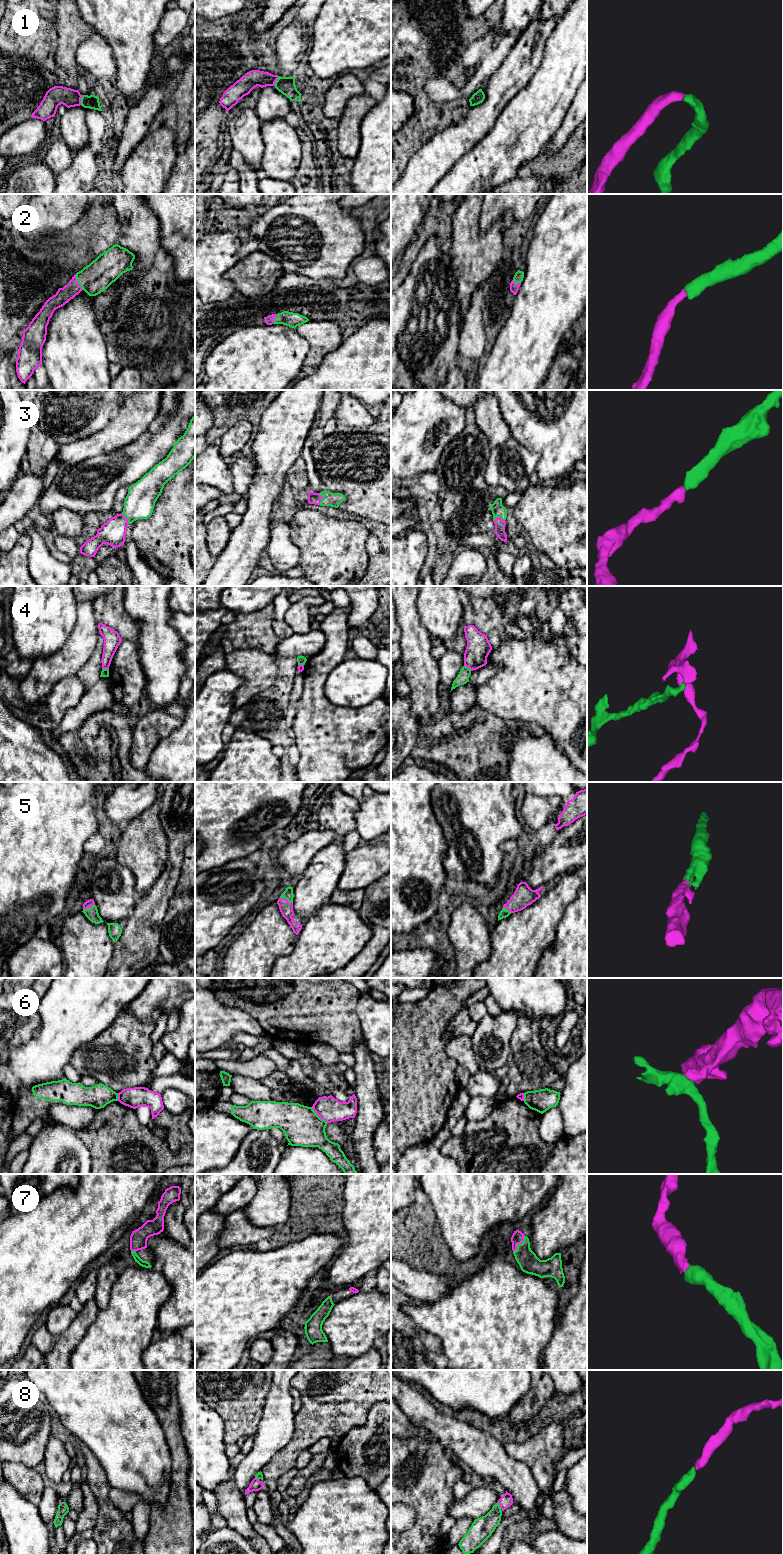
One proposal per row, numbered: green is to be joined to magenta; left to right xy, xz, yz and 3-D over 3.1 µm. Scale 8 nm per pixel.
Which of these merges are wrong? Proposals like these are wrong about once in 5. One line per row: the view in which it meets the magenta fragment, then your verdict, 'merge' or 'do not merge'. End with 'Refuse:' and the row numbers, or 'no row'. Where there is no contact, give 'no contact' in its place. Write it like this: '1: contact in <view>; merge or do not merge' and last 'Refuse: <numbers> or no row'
1: contact in xy; merge
2: contact in xy; merge
3: contact in yz; merge
4: contact in yz; do not merge
5: contact in xz; merge
6: contact in xz; do not merge
7: contact in yz; merge
8: contact in yz; merge
Refuse: 4, 6

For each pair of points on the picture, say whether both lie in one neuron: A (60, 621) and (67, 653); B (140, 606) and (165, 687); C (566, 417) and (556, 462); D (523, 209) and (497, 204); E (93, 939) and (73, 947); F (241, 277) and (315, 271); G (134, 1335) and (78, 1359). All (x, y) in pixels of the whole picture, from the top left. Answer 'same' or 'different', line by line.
A: different
B: same
C: same
D: same
E: same
F: different
G: same

